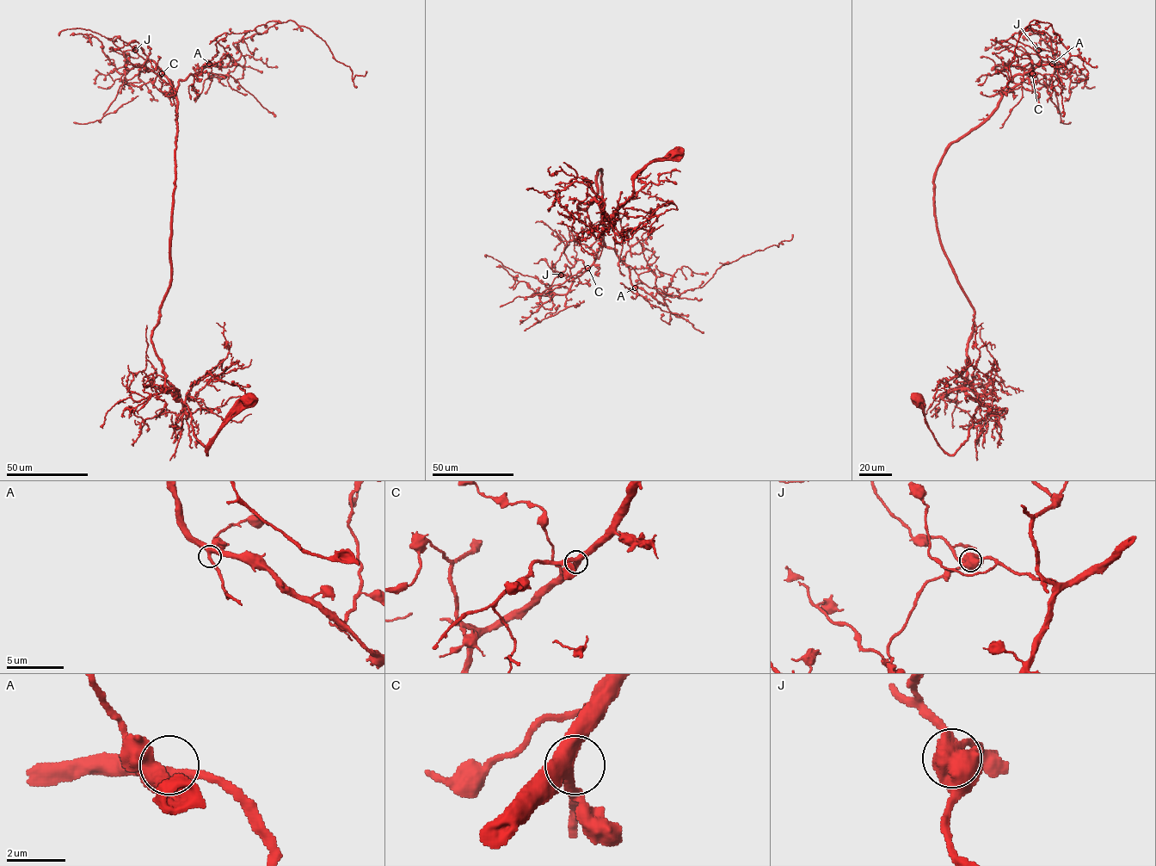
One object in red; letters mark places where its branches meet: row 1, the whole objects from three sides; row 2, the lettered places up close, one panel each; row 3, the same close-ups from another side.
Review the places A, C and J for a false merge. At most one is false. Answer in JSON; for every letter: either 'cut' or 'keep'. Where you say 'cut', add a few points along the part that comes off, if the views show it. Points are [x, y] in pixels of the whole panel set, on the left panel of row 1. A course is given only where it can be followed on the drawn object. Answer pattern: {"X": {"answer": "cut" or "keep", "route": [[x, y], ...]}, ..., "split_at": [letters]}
{"A": {"answer": "keep"}, "C": {"answer": "keep"}, "J": {"answer": "cut", "route": [[135, 50], [123, 51], [124, 55], [113, 50], [113, 46]]}, "split_at": ["J"]}

